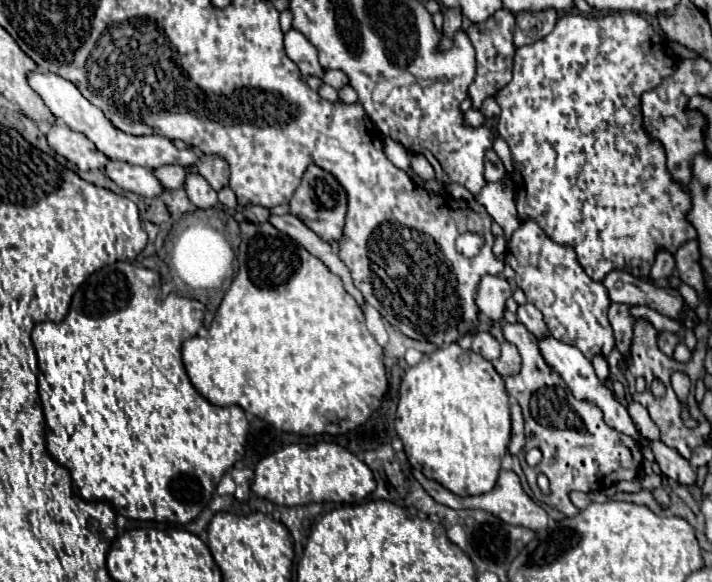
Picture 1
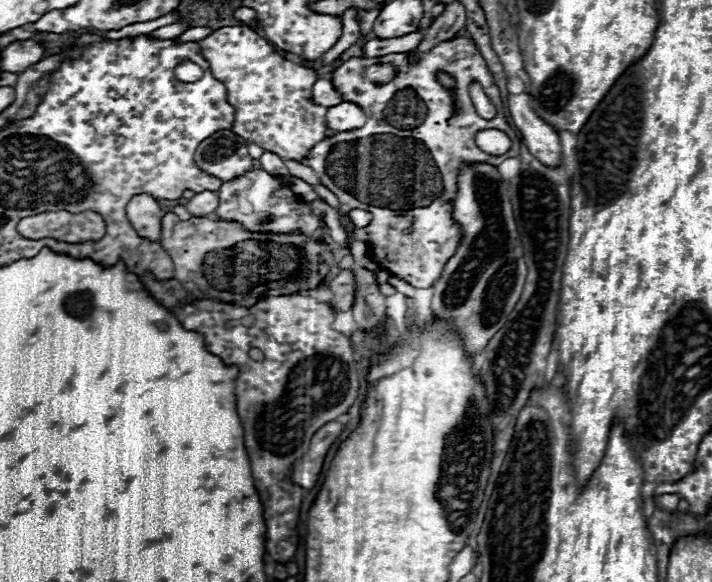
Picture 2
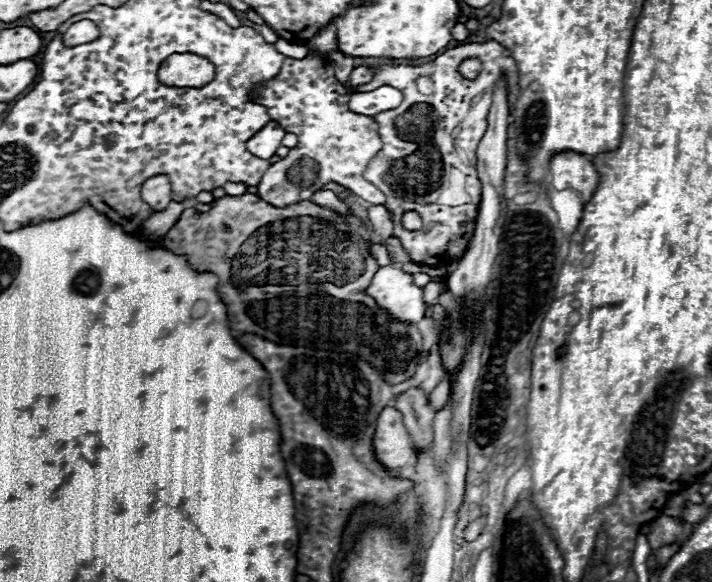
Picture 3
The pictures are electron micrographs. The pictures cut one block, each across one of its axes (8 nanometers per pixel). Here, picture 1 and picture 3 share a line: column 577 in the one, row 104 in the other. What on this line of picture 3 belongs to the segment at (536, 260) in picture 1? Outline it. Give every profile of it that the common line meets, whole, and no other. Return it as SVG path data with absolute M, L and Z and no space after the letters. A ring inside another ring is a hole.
M308 54L302 60L286 58L278 76L254 88L252 102L266 106L270 120L278 122L282 130L294 134L322 132L322 158L310 158L310 154L302 154L302 146L296 146L286 158L278 160L278 164L272 164L270 170L266 170L262 182L256 186L256 194L264 202L278 208L290 206L294 202L310 200L314 192L334 181L370 204L384 204L384 194L362 178L362 170L366 168L368 160L382 146L376 132L378 126L370 116L350 112L348 100L350 92L336 80L332 66L316 54Z

